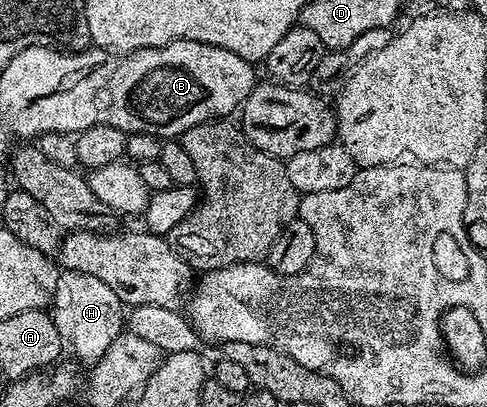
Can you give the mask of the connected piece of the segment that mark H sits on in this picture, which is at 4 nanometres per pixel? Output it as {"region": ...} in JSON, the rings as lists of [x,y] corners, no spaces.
{"region":[[[69,269],[61,270],[53,306],[52,321],[60,337],[86,363],[101,358],[110,343],[123,332],[126,321],[124,306],[114,291],[94,275]]]}

